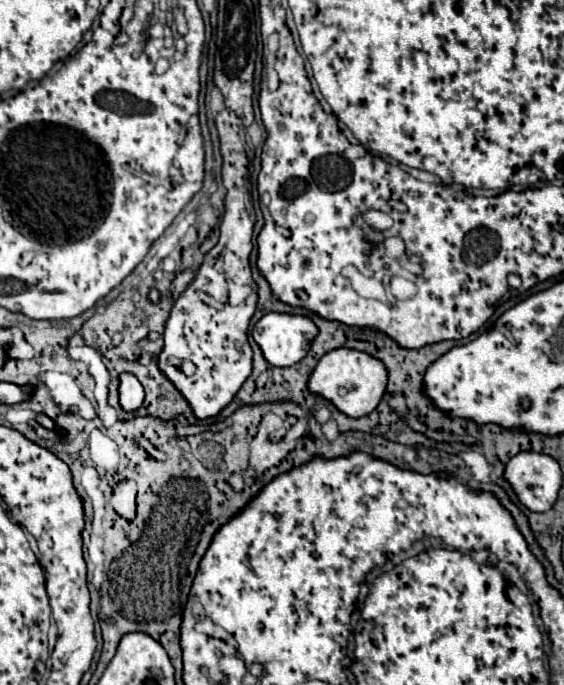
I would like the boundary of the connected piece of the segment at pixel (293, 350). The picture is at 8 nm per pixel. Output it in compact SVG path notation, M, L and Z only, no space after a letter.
M268 313L252 329L252 337L262 349L264 359L282 369L306 357L316 333L318 329L308 317L286 313Z

